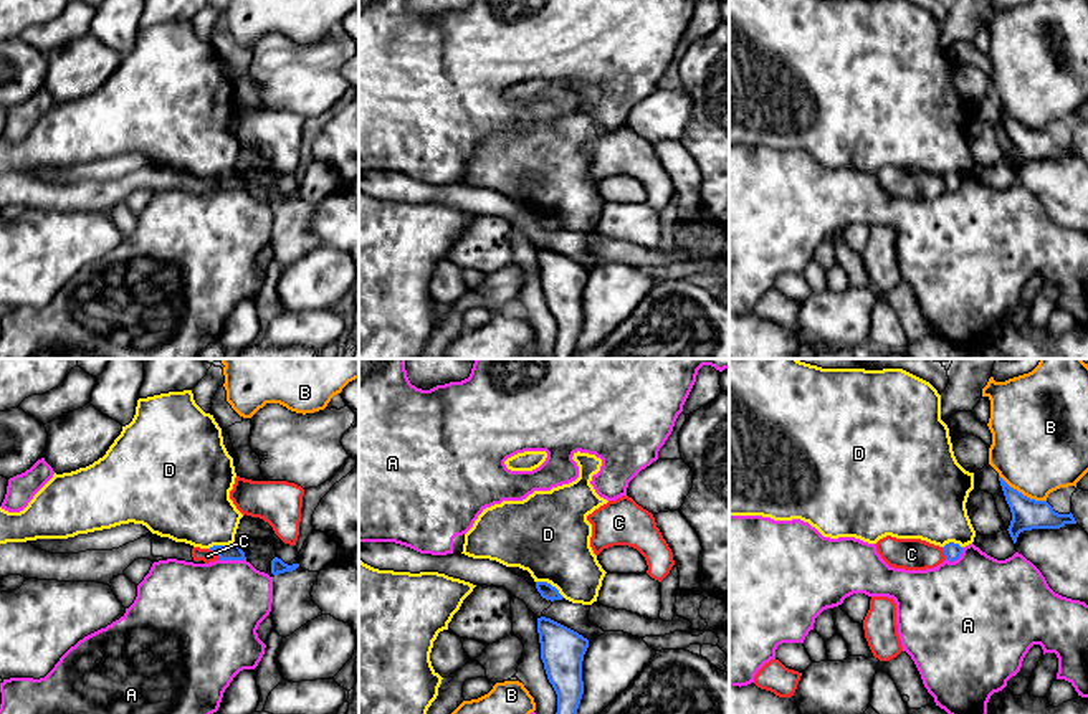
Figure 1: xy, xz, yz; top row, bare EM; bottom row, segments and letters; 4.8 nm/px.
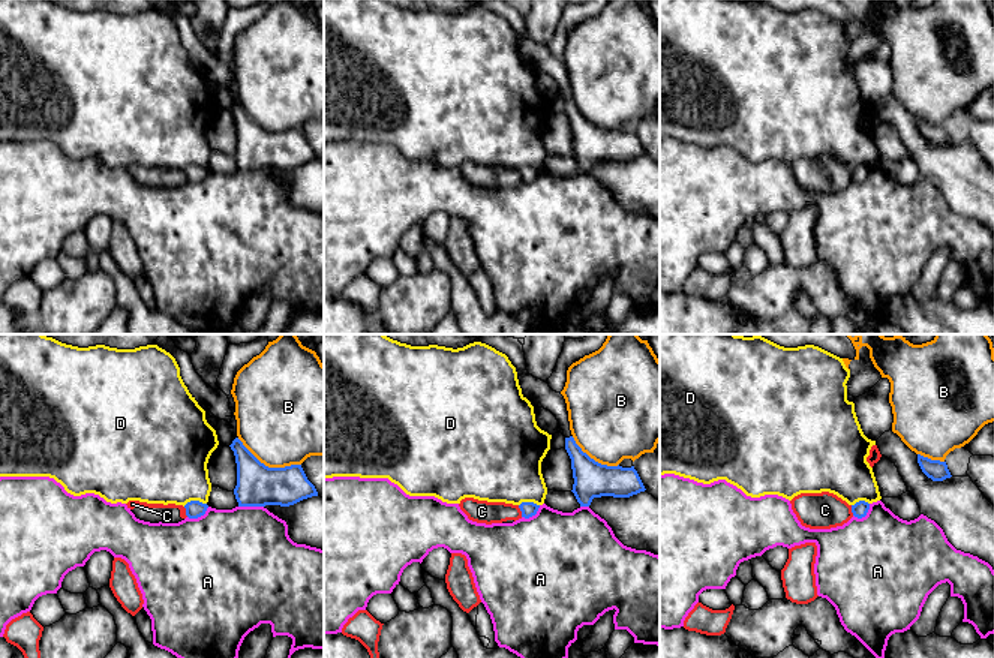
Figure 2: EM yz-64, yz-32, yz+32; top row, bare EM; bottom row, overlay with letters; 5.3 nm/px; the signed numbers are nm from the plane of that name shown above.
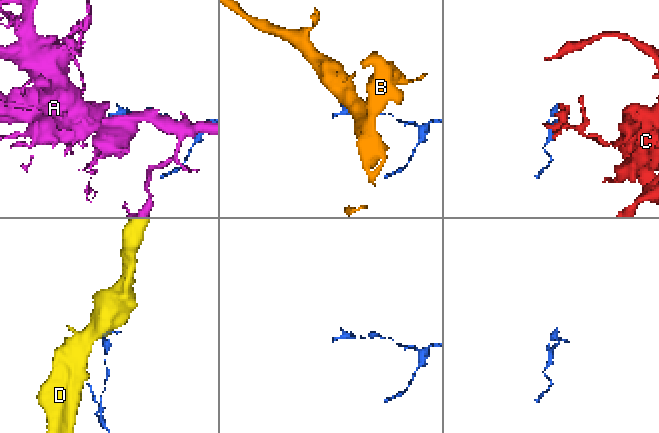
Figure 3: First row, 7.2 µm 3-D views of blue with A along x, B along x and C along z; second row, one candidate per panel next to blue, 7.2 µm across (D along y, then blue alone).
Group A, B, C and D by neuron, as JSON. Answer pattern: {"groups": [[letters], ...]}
{"groups": [["A"], ["B"], ["C"], ["D"]]}

